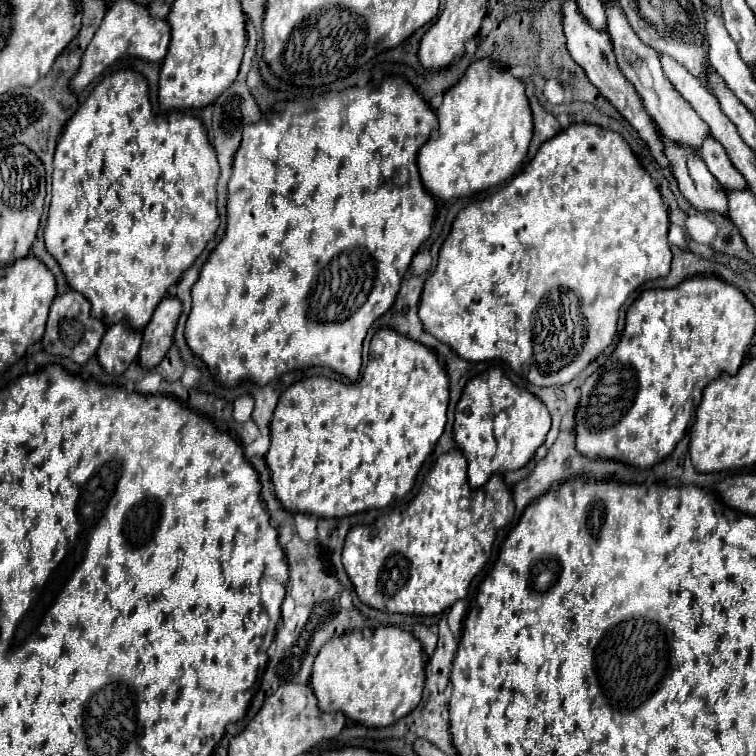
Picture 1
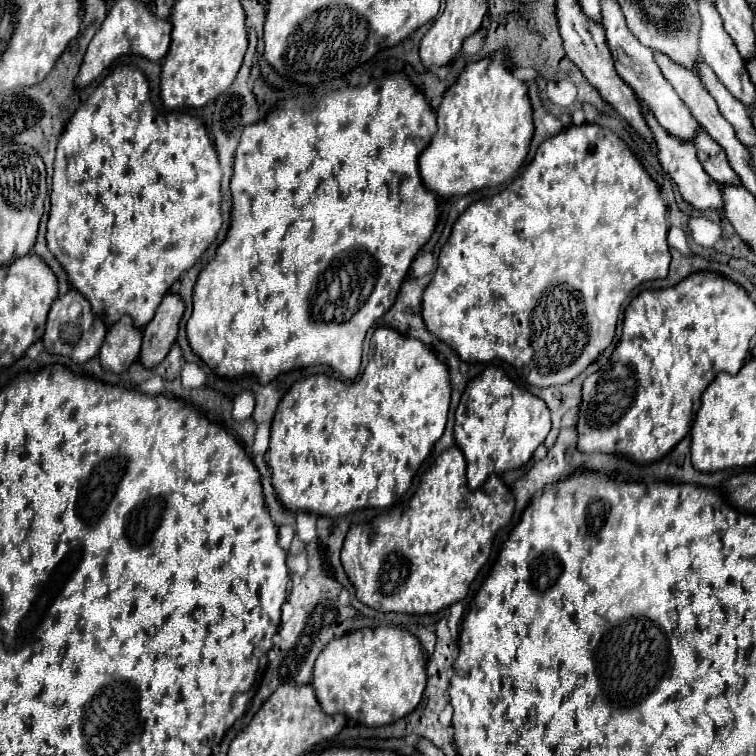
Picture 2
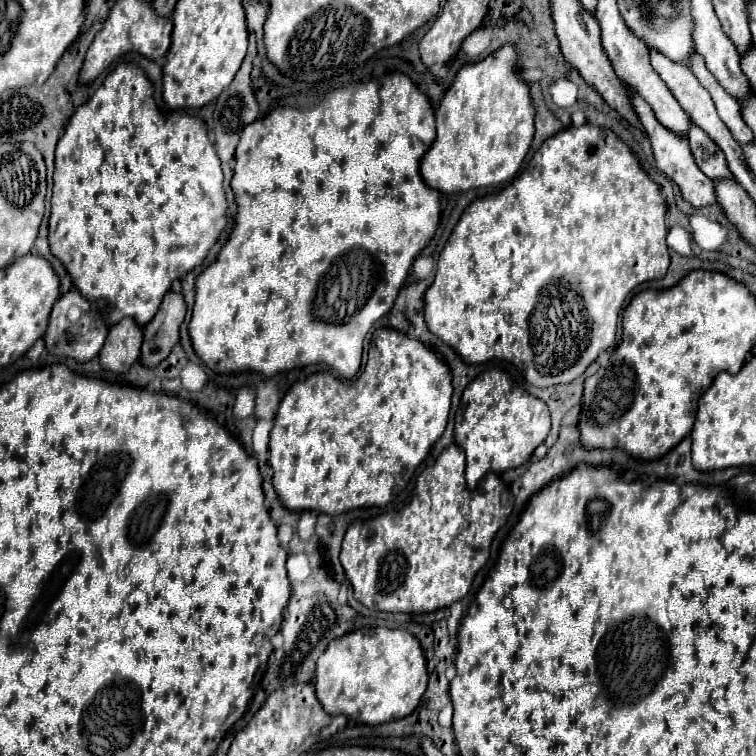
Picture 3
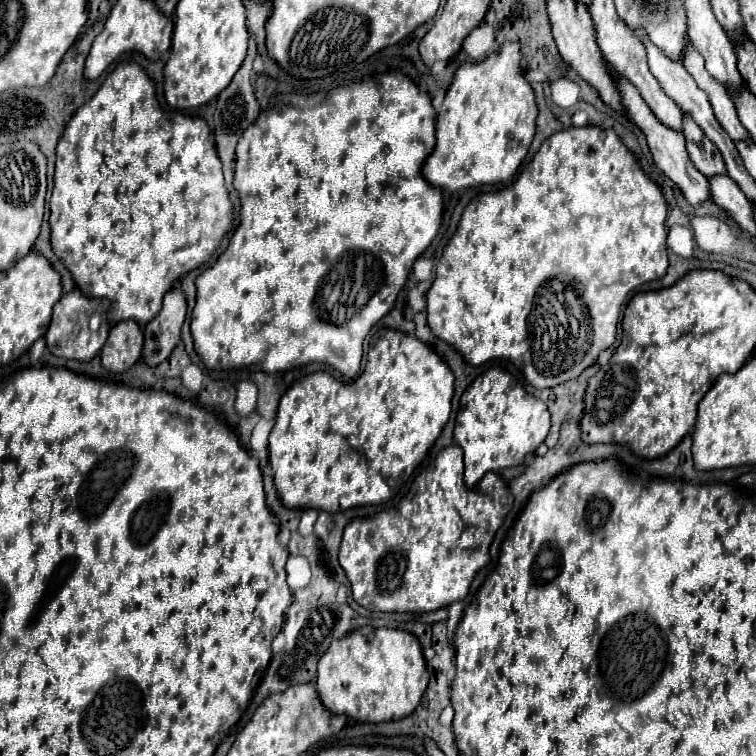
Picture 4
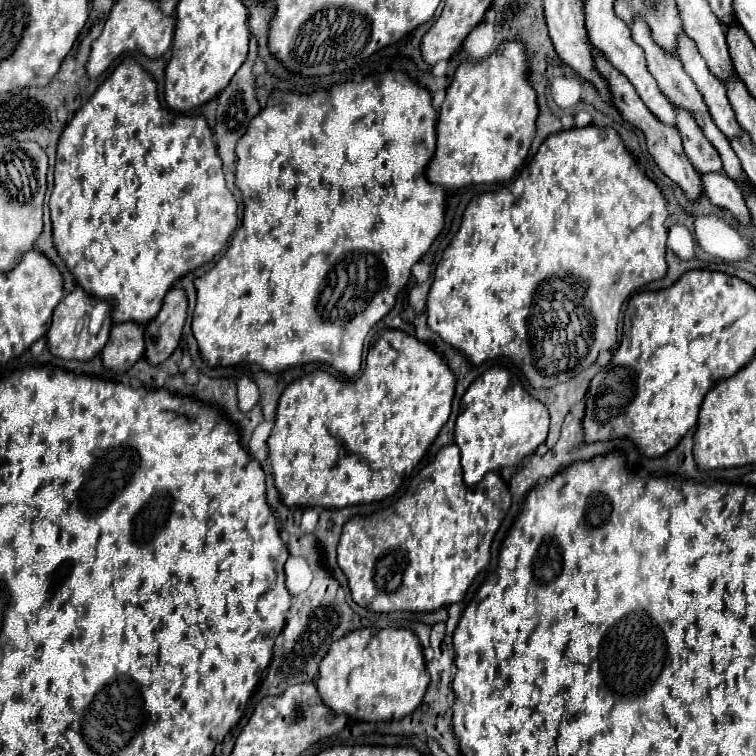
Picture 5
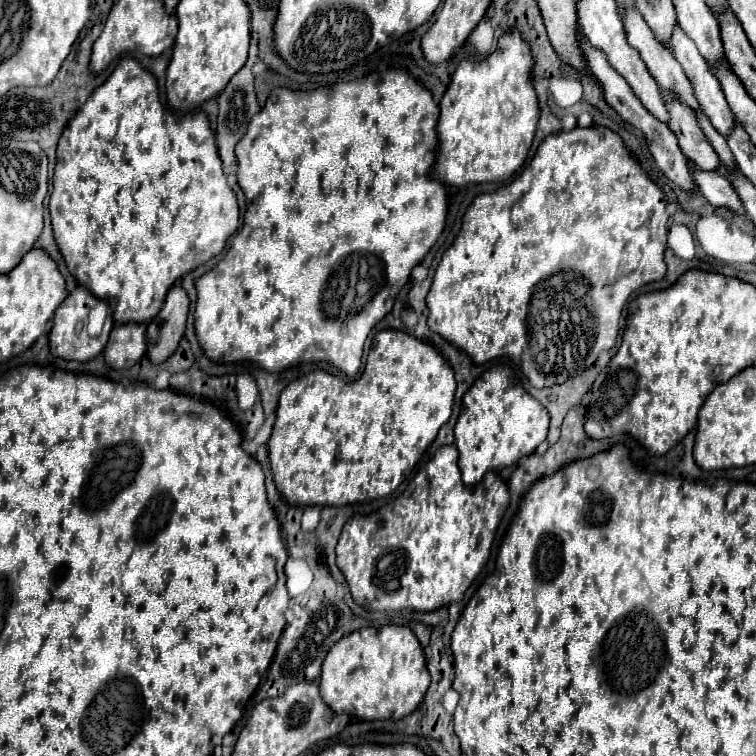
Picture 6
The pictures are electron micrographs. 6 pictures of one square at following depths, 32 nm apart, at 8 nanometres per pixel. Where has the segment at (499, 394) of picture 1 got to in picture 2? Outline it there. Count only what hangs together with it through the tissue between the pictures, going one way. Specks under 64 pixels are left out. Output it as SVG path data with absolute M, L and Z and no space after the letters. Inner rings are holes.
M494 366L486 368L480 376L468 382L456 408L454 438L468 462L468 488L476 490L494 472L518 470L524 466L548 432L550 412L546 404L526 388L516 386L504 370Z

